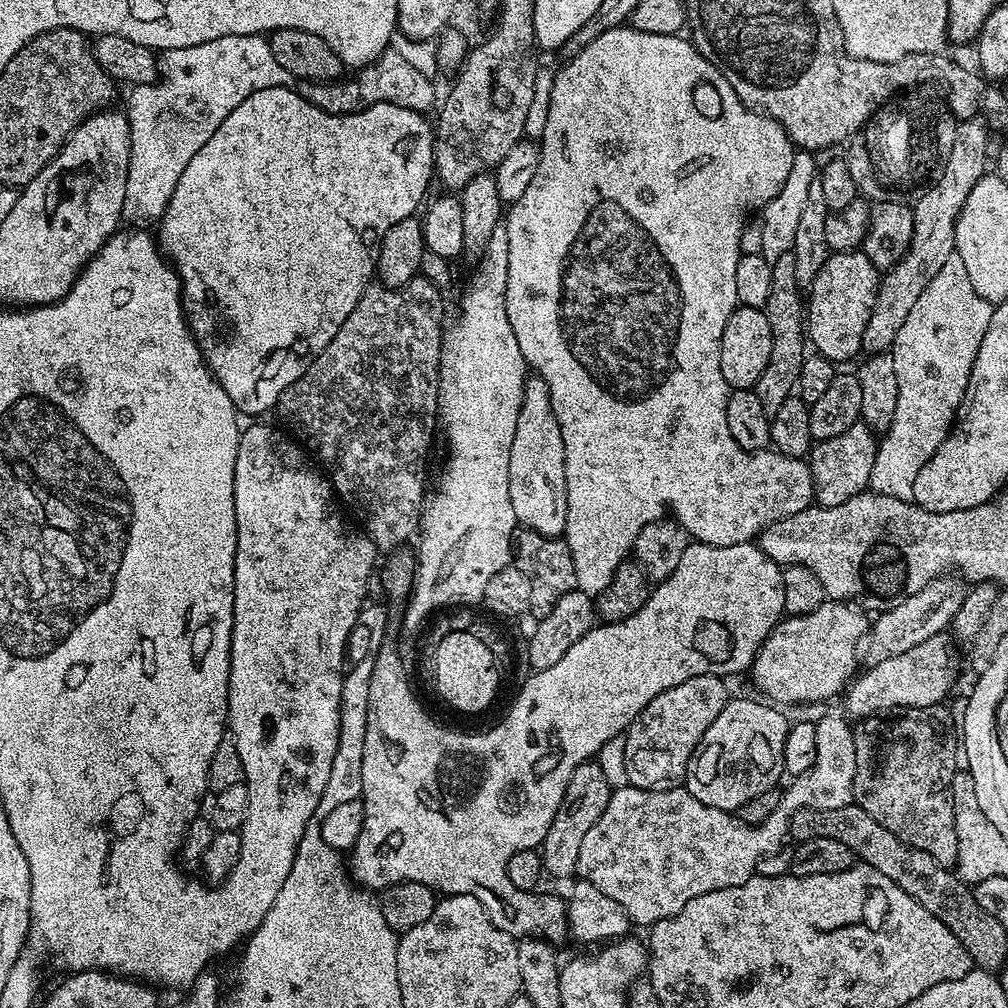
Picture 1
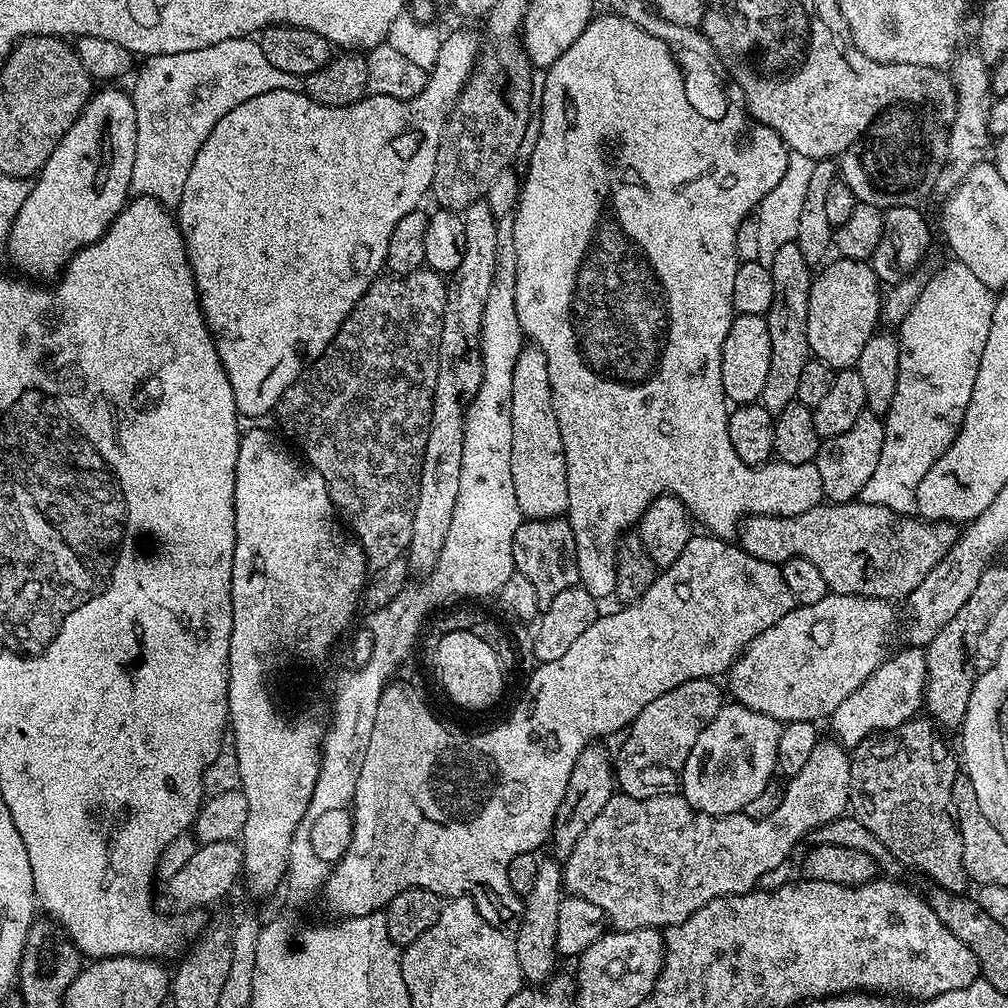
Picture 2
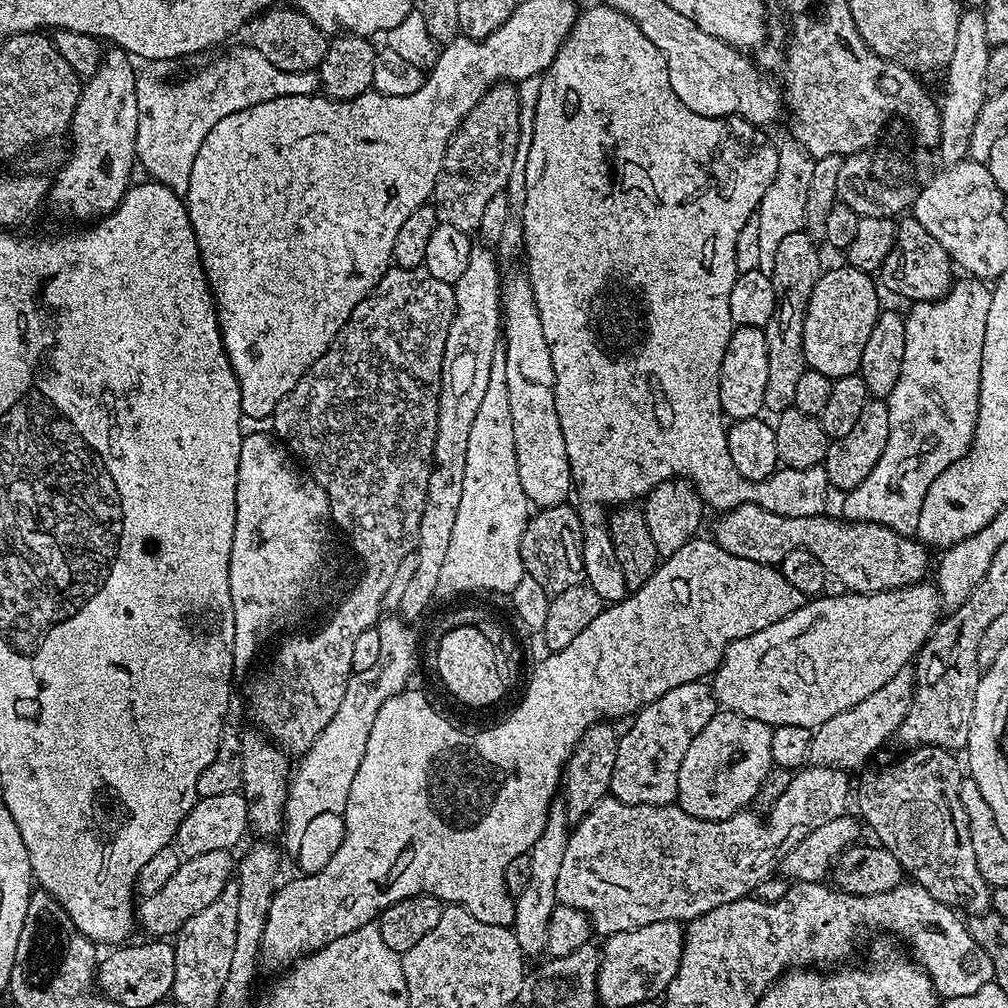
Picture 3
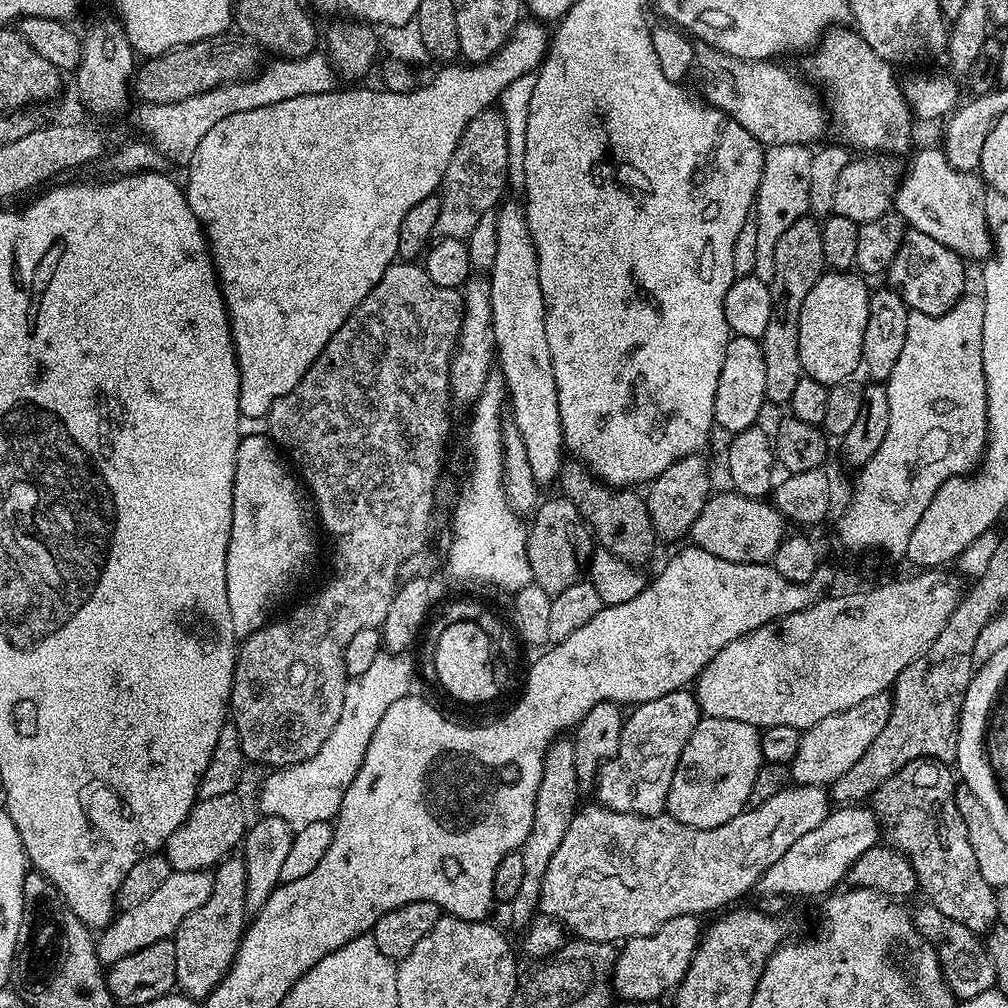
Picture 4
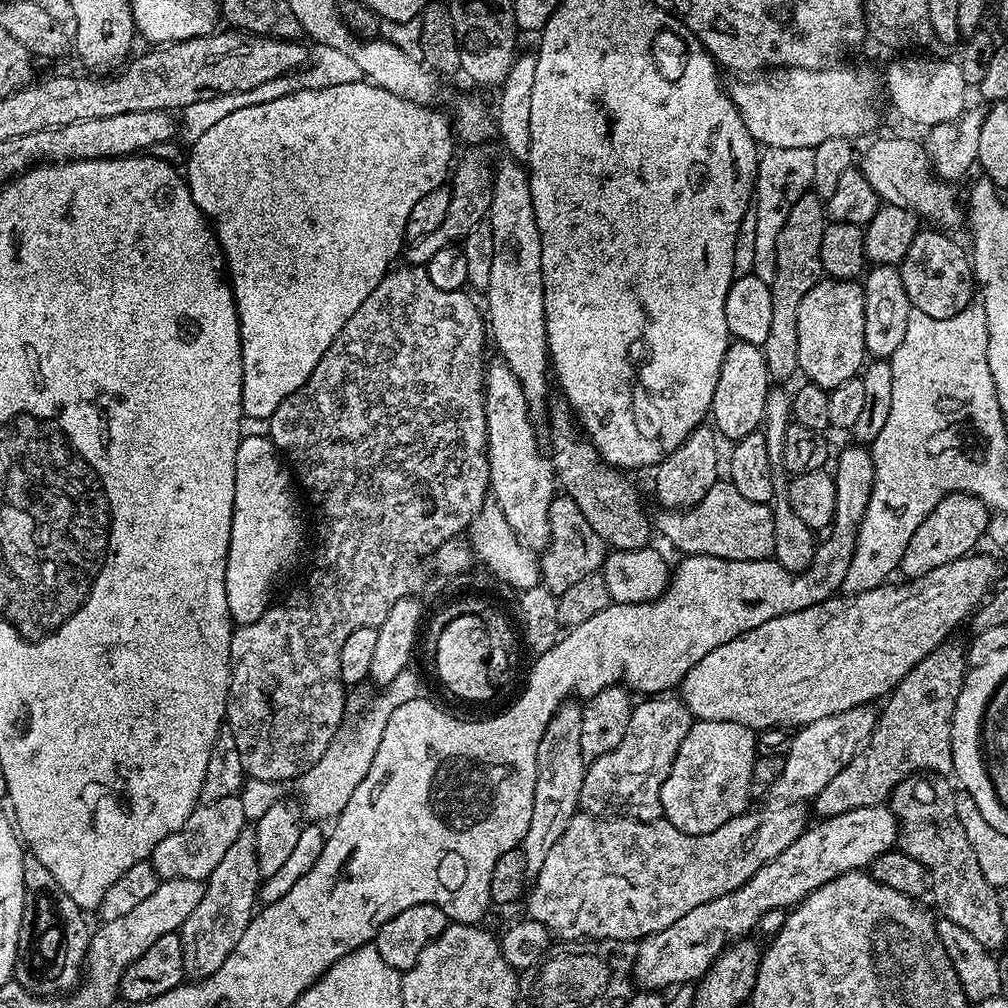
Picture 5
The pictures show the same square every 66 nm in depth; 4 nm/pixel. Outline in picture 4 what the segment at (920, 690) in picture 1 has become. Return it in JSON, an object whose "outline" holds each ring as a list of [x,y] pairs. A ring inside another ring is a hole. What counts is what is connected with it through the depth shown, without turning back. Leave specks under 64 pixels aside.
{"outline":[[[888,692],[874,694],[874,698],[866,698],[866,702],[858,702],[858,706],[850,706],[850,710],[842,710],[830,718],[822,718],[814,727],[807,729],[800,737],[798,754],[794,754],[790,765],[790,776],[797,785],[815,784],[830,786],[862,754],[866,754],[866,746],[882,734],[882,726],[886,726],[888,715],[892,713],[892,698]]]}

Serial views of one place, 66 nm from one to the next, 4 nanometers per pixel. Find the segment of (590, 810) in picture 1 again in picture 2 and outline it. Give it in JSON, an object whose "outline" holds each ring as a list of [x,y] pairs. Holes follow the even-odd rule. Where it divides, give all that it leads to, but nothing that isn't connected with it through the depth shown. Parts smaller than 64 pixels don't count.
{"outline":[[[593,742],[586,745],[574,761],[574,770],[570,770],[570,782],[566,782],[566,794],[562,794],[562,802],[558,806],[558,814],[554,818],[554,826],[550,837],[550,848],[553,848],[555,859],[563,862],[568,859],[578,838],[586,834],[586,826],[598,818],[602,806],[610,802],[618,785],[614,775],[614,760],[609,749],[603,743]]]}

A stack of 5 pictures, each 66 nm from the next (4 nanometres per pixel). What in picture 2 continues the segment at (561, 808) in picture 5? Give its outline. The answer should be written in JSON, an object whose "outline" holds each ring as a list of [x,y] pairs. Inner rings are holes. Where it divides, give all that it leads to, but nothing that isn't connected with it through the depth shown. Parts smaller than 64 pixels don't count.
{"outline":[[[555,858],[540,860],[538,874],[534,877],[534,890],[523,897],[524,912],[520,915],[520,923],[514,929],[518,966],[525,981],[532,986],[540,986],[552,979],[557,971],[556,960],[556,919],[558,906],[562,899],[562,864]]]}

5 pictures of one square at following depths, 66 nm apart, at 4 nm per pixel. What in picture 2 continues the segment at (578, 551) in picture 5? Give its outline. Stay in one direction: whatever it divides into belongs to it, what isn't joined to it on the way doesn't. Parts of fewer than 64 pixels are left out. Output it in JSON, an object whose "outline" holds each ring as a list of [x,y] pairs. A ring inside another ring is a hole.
{"outline":[[[521,519],[518,530],[514,530],[512,543],[514,566],[534,585],[538,594],[538,602],[547,606],[551,600],[558,598],[562,590],[575,588],[581,583],[578,574],[578,558],[574,546],[574,530],[568,525],[567,519],[530,520]]]}

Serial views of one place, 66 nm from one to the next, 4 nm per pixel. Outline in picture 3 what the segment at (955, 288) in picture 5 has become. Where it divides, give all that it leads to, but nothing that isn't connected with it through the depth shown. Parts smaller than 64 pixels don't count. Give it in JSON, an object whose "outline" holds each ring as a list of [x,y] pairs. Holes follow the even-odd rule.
{"outline":[[[911,214],[896,220],[896,241],[890,254],[886,254],[886,260],[882,262],[878,273],[879,287],[885,293],[888,291],[893,292],[896,296],[905,296],[908,302],[941,300],[952,289],[954,283],[952,271],[954,271],[952,259],[946,250],[942,250],[942,242],[938,242],[938,238],[934,238],[934,234],[930,234],[930,230],[926,230],[926,226],[922,226],[922,222],[918,222]]]}

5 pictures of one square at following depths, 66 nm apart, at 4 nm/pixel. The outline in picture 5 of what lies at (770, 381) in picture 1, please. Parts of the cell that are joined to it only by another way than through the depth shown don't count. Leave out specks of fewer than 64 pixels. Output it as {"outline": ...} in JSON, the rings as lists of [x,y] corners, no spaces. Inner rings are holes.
{"outline":[[[806,194],[794,202],[794,210],[786,217],[786,226],[778,234],[776,251],[776,273],[772,285],[774,311],[770,321],[770,334],[762,345],[769,377],[776,382],[788,382],[792,375],[797,375],[798,362],[798,306],[802,298],[814,290],[822,278],[823,264],[819,257],[823,230],[826,225],[826,204],[816,194]]]}

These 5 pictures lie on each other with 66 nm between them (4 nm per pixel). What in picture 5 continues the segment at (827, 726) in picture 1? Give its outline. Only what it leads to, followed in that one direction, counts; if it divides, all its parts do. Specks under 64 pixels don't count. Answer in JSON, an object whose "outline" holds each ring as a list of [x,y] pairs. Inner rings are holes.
{"outline":[[[780,802],[777,808],[760,808],[744,812],[740,816],[730,818],[718,830],[710,830],[710,834],[695,836],[678,830],[670,821],[630,820],[627,818],[605,818],[577,814],[566,826],[566,834],[558,838],[558,842],[542,862],[542,870],[531,881],[527,893],[527,915],[531,919],[542,922],[553,937],[561,936],[567,942],[583,942],[586,940],[635,940],[654,934],[658,930],[666,930],[666,926],[674,926],[678,918],[690,914],[694,906],[702,906],[702,902],[714,902],[714,898],[722,898],[722,894],[730,894],[738,890],[766,862],[778,858],[794,838],[798,838],[809,827],[808,812],[803,803]]]}

